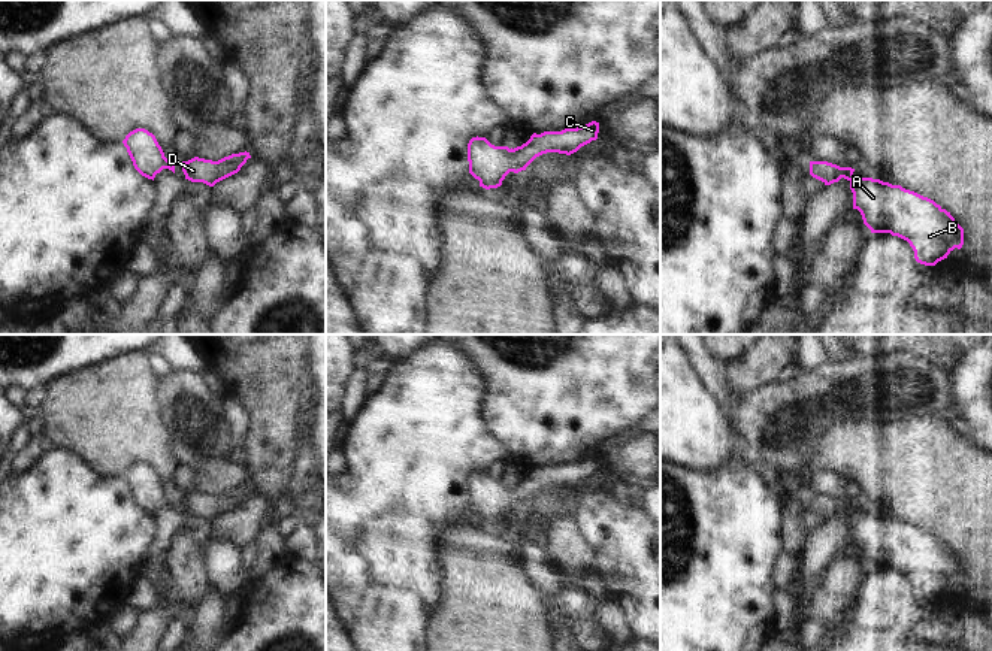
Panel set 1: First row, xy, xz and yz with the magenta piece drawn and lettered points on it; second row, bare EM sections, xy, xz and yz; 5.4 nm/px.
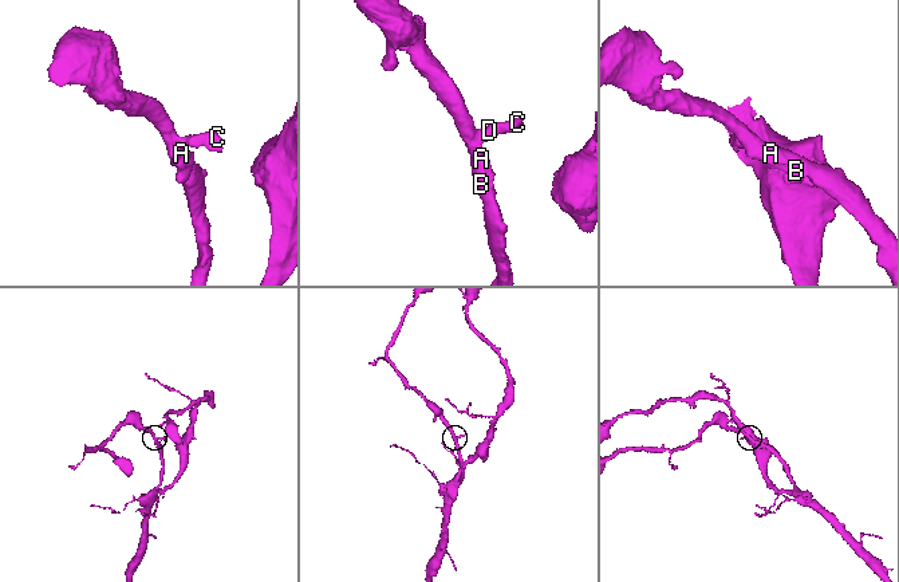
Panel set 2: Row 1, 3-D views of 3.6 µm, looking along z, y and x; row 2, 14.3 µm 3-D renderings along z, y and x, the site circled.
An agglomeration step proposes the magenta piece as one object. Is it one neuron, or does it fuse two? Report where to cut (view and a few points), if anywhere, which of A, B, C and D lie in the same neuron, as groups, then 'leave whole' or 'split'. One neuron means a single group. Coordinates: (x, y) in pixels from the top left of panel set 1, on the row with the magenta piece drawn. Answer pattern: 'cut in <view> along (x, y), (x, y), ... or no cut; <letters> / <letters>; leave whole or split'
no cut; A B C D; leave whole

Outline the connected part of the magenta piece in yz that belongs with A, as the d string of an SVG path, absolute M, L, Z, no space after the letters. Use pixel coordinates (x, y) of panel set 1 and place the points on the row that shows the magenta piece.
M810 161L810 175L825 185L847 179L853 193L853 209L861 212L871 233L890 233L907 240L917 263L935 266L955 248L962 248L964 228L934 200L853 172L852 167L828 161Z

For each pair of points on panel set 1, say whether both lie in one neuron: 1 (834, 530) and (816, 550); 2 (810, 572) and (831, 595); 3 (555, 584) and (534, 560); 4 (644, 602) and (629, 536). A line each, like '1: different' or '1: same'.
1: same
2: different
3: same
4: same

